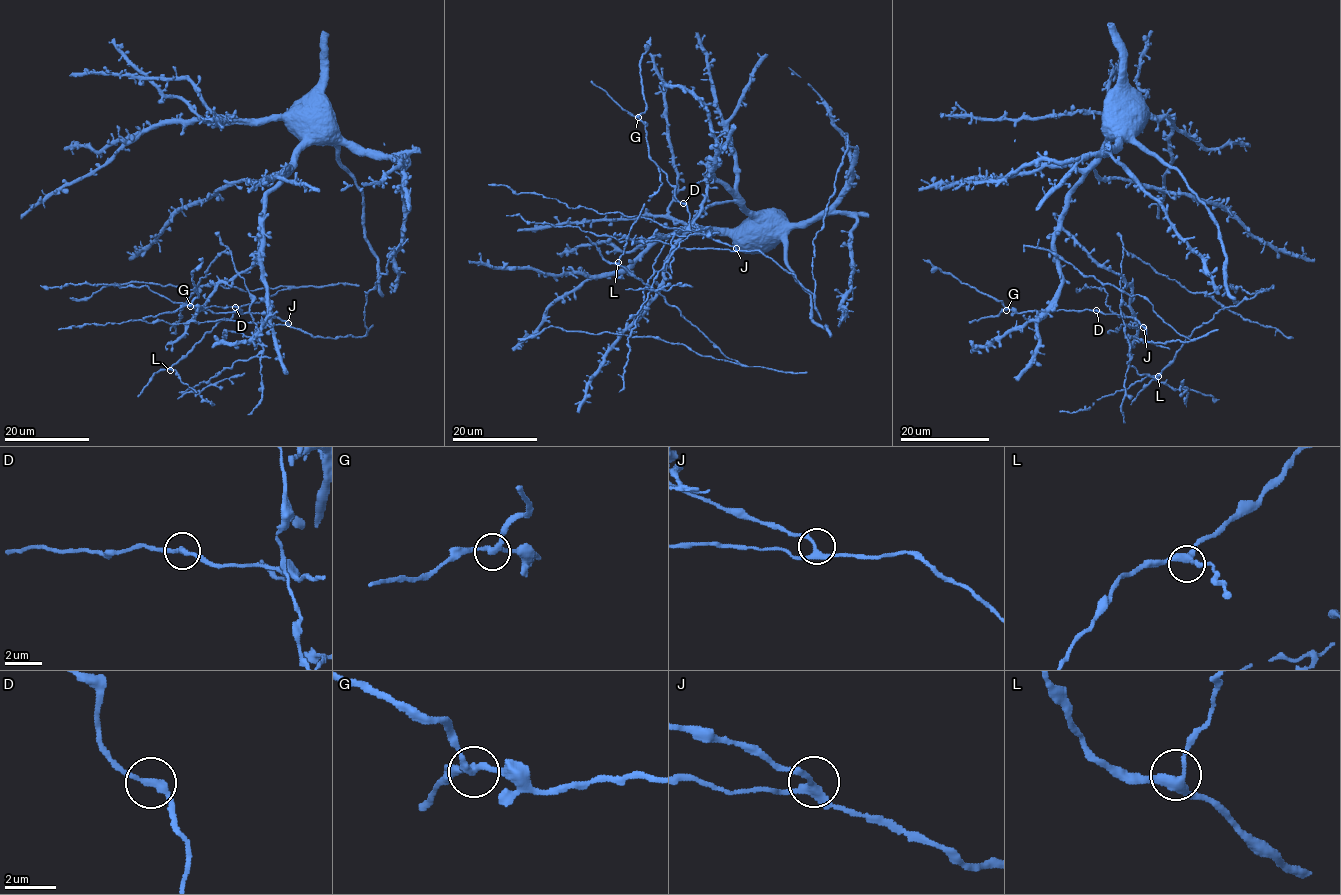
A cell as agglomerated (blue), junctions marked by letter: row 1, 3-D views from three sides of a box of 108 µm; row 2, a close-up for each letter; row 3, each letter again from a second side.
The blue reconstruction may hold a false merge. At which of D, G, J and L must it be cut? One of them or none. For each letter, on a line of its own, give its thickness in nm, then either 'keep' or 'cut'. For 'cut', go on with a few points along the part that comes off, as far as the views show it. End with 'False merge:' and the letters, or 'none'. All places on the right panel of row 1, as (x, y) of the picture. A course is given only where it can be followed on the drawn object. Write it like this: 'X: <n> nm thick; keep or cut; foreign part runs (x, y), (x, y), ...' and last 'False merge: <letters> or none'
D: 280 nm thick; keep
G: 240 nm thick; cut
J: 260 nm thick; keep
L: 320 nm thick; keep
False merge: G

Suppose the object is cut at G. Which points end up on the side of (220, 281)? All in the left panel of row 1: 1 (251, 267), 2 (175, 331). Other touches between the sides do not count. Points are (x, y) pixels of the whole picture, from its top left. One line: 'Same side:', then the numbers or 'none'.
Same side: 1

